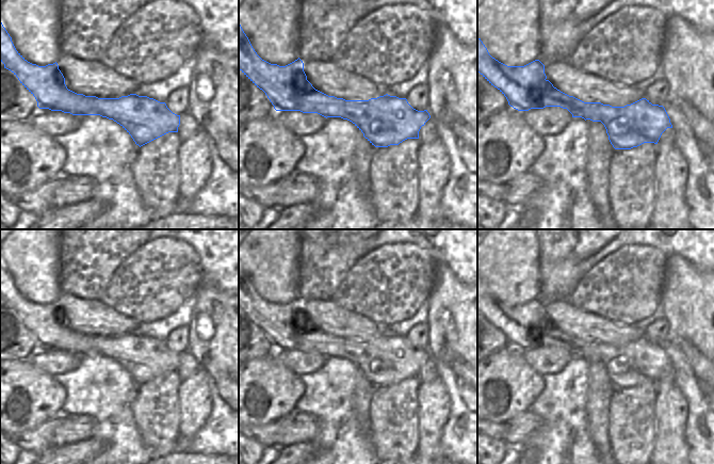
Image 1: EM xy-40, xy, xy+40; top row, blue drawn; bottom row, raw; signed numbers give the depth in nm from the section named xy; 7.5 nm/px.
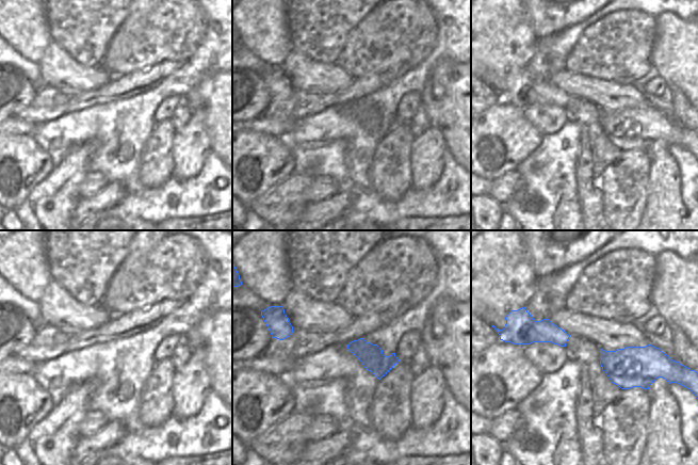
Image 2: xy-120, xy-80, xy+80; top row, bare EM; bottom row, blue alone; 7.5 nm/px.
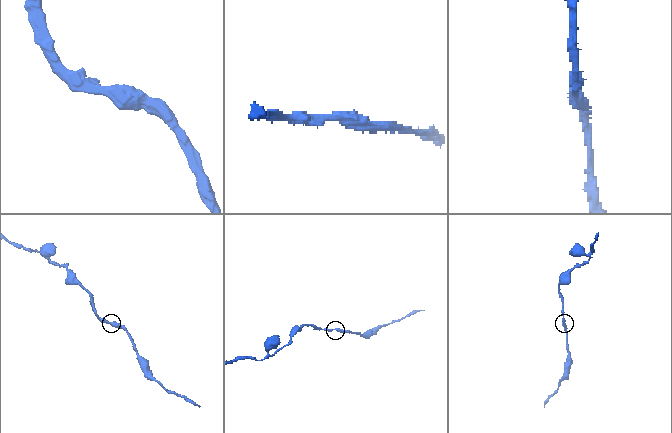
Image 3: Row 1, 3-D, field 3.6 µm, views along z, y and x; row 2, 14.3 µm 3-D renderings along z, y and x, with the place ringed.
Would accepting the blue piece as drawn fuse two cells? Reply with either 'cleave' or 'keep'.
keep

